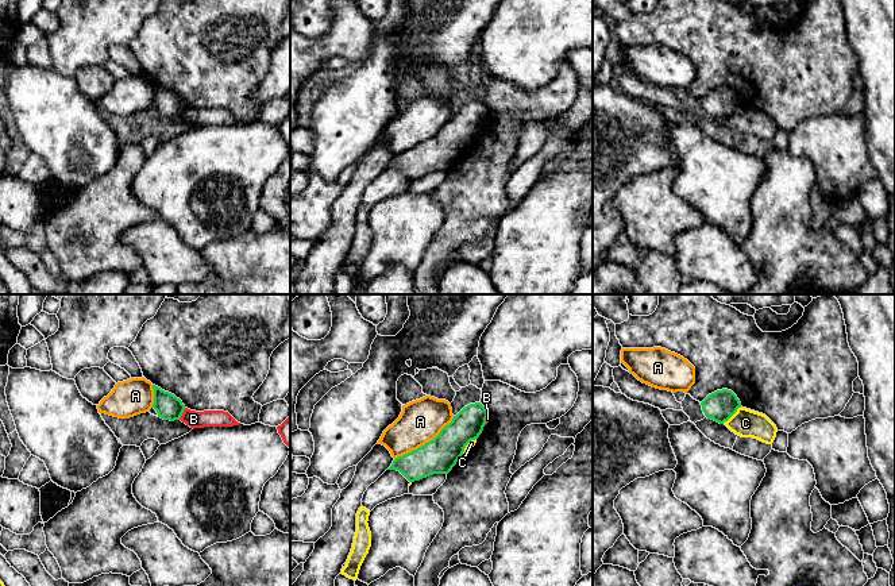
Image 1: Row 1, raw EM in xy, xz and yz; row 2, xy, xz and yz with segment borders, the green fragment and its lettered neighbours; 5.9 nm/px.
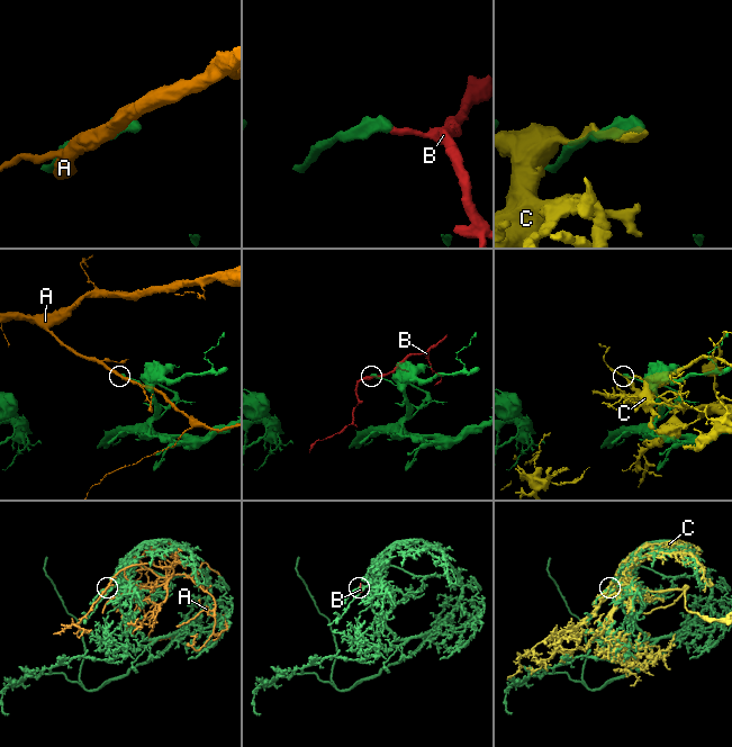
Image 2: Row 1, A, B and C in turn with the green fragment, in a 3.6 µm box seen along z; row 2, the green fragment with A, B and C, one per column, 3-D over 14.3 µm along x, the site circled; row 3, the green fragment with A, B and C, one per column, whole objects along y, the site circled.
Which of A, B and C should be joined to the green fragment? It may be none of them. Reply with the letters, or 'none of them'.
none of them

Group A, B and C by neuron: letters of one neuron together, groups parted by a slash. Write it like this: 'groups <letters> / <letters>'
groups A / B / C

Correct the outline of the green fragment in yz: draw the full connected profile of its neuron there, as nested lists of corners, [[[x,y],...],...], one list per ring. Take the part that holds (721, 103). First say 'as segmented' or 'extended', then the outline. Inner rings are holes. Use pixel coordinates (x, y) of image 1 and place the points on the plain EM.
as segmented; [[[728,86],[709,92],[701,103],[705,113],[720,122],[728,119],[737,107],[741,105],[741,100],[737,93]]]

